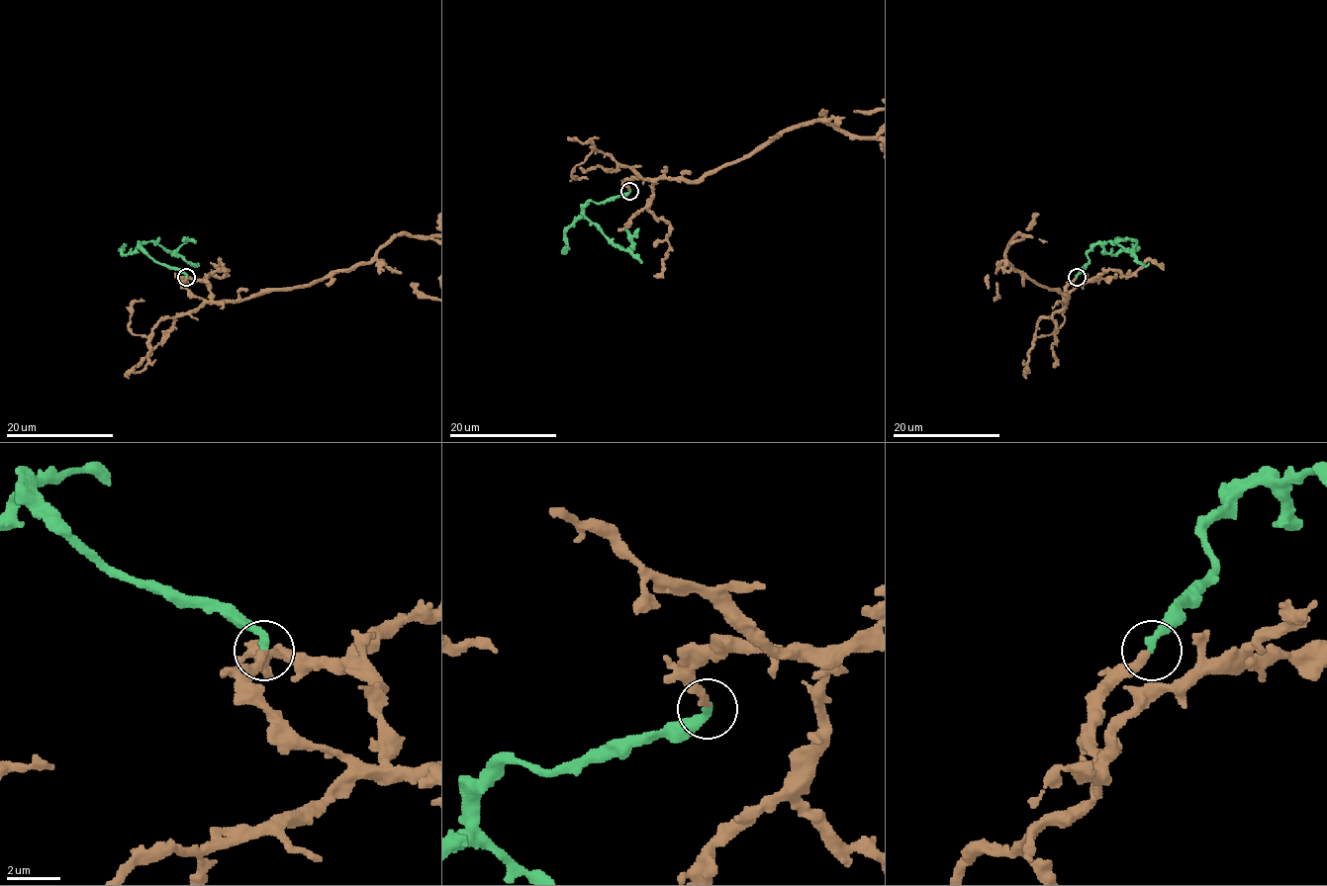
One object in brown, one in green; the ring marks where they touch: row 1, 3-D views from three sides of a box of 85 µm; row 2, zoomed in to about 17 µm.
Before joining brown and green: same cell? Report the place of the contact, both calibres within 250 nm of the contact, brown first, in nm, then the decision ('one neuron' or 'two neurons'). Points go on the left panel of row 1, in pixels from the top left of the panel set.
place (186, 277); calibres 320 and 320 nm; one neuron

